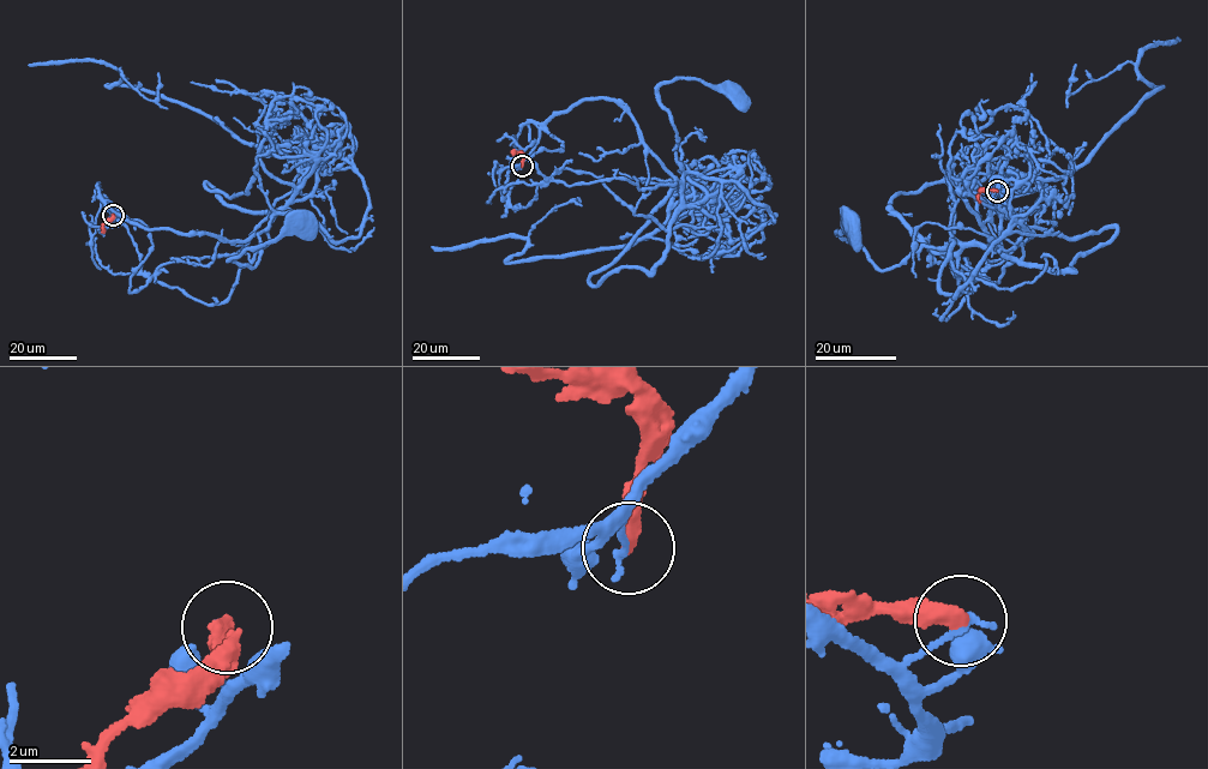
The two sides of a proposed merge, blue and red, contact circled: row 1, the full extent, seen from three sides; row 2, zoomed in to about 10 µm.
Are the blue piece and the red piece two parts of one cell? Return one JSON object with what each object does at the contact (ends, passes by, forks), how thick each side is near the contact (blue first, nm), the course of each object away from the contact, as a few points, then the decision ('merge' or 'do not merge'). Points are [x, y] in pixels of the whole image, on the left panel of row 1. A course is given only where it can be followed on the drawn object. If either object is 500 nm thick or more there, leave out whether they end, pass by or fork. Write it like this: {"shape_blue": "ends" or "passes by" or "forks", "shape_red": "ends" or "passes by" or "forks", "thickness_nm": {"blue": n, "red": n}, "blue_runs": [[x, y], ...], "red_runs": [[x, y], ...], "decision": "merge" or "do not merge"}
{"shape_blue": "ends", "shape_red": "ends", "thickness_nm": {"blue": 180, "red": 400}, "blue_runs": [[113, 215], [230, 241], [262, 232], [271, 218], [252, 268], [228, 260], [299, 221]], "red_runs": [[113, 215], [103, 224], [104, 233]], "decision": "do not merge"}

